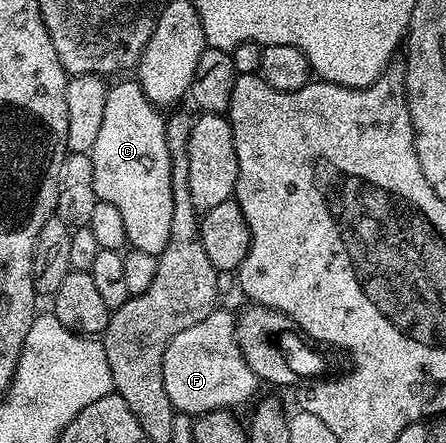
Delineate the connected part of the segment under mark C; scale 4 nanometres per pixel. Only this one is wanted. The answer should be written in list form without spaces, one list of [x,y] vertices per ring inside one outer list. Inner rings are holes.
[[[121,79],[118,85],[109,85],[107,95],[107,107],[103,110],[103,123],[99,126],[99,136],[95,138],[95,147],[92,151],[92,161],[94,167],[94,194],[98,201],[112,203],[123,215],[123,224],[127,226],[127,242],[132,248],[148,253],[161,253],[163,247],[167,247],[167,239],[171,235],[171,159],[167,155],[167,139],[165,138],[165,117],[162,110],[147,99],[147,95],[141,90],[140,85],[133,79]]]

